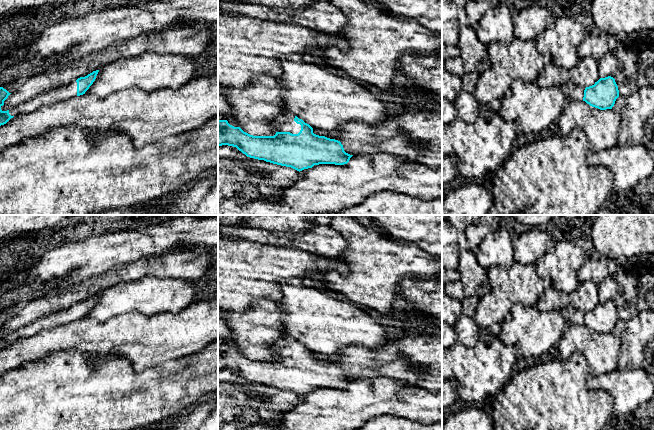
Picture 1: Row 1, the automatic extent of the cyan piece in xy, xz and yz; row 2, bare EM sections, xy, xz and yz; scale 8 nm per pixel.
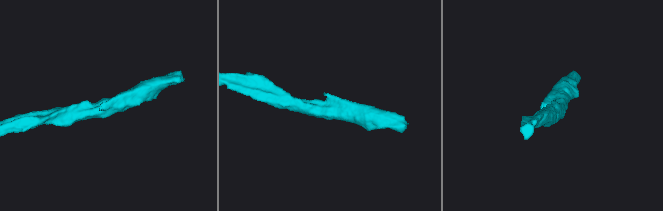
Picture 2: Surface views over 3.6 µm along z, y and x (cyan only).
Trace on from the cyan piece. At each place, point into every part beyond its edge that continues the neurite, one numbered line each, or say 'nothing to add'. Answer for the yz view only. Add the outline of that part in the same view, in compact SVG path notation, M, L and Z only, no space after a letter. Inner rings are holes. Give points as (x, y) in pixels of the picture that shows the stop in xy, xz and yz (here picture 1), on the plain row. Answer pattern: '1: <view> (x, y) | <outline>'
1: yz (573, 315) | M574 307L565 310L566 321L569 324L583 324L585 311Z

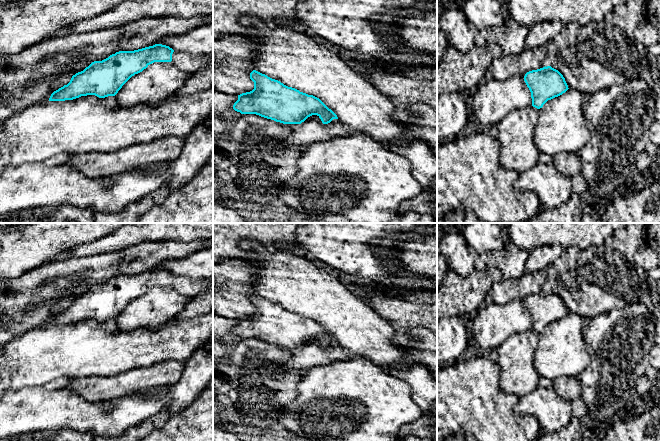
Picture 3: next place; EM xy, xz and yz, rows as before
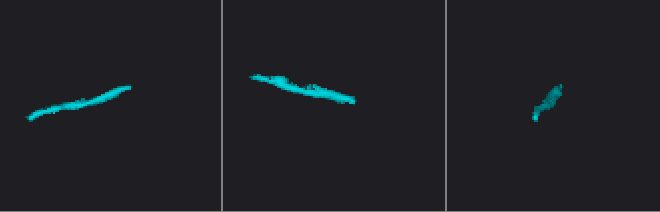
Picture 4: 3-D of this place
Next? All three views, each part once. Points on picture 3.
1: xy (188, 287) | M174 275L171 287L179 294L191 299L206 290L212 284L213 279L191 279Z

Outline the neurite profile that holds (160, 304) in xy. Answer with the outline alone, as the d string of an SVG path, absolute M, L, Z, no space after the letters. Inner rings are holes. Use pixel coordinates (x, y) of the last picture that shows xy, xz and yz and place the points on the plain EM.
M154 286L142 296L132 300L115 319L120 330L130 332L137 329L155 331L181 313L190 298L179 294L171 286Z

